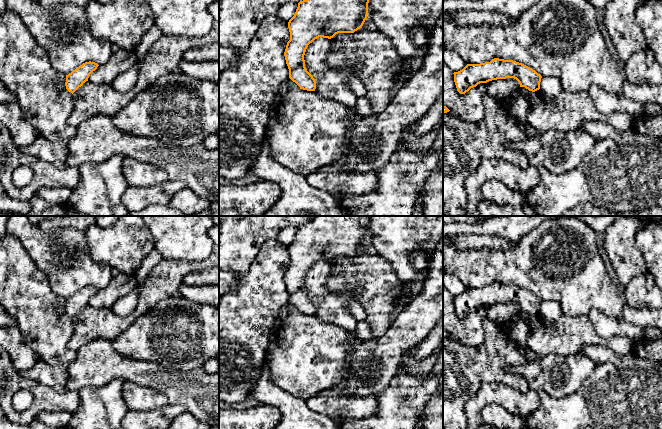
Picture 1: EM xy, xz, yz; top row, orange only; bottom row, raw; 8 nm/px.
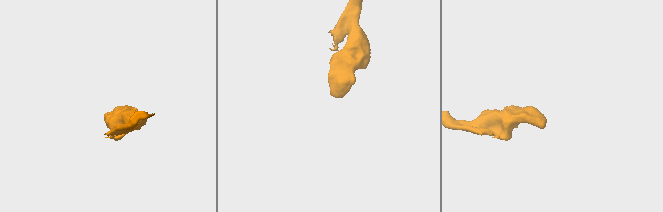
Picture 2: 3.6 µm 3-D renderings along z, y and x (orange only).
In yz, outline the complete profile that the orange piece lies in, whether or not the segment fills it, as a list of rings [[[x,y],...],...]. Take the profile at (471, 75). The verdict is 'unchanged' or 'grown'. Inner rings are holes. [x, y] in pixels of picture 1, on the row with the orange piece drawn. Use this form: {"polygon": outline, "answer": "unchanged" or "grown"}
{"polygon": [[[499,58],[480,64],[467,64],[453,74],[457,91],[461,94],[465,94],[480,83],[506,78],[514,78],[520,87],[535,92],[540,89],[542,78],[535,70],[522,63]]], "answer": "unchanged"}

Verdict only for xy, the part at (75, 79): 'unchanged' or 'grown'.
unchanged

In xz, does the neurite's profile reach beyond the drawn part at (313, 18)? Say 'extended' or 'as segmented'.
as segmented

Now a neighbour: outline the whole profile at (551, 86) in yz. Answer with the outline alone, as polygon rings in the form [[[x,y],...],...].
[[[542,76],[540,91],[548,97],[556,97],[563,91],[561,80],[557,76]]]

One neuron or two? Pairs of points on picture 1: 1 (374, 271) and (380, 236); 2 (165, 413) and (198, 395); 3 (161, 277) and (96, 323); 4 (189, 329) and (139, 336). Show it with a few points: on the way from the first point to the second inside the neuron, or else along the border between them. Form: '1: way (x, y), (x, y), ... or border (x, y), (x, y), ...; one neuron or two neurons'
1: border (377, 252), (394, 268); two neurons
2: border (168, 403), (182, 405), (187, 410); two neurons
3: way (149, 296), (145, 304), (130, 319), (115, 323); one neuron
4: way (177, 333), (151, 335); one neuron

